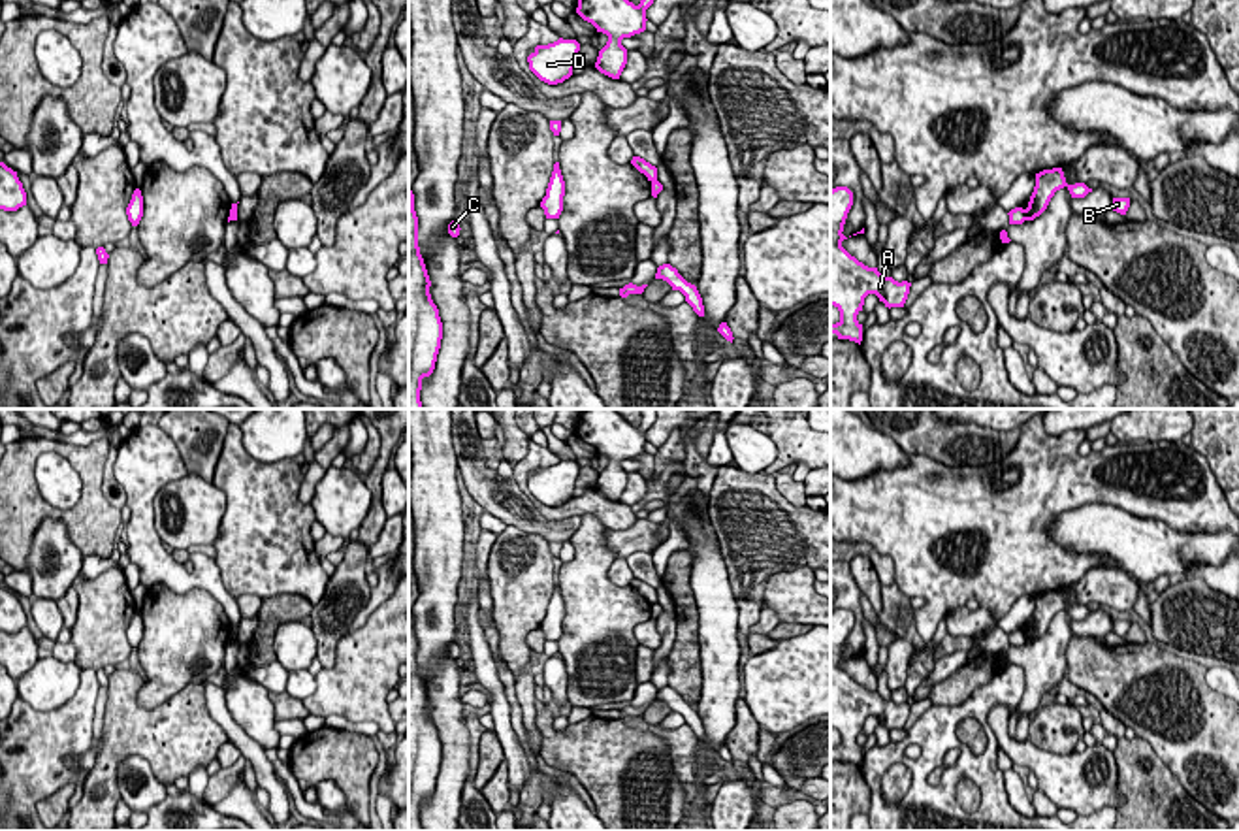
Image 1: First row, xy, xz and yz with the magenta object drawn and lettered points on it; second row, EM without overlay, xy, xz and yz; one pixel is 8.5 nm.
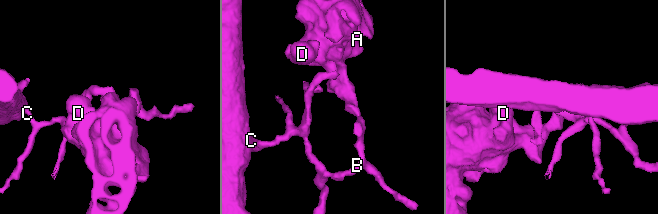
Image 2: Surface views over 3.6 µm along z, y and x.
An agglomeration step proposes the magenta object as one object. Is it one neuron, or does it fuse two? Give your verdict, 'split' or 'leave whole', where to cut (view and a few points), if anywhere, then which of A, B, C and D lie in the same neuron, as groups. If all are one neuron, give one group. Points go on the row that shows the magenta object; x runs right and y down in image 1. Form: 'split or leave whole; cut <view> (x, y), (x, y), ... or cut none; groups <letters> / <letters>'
split; cut yz (1023, 210), (1027, 219); groups A D / B C

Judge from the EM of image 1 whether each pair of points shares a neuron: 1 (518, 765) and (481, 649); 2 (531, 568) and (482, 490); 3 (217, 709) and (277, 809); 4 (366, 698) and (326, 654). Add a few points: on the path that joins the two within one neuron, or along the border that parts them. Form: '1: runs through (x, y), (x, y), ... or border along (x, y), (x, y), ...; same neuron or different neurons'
1: runs through (507, 737), (498, 696), (488, 677); same neuron
2: border along (507, 524), (535, 532), (548, 543); different neurons
3: runs through (236, 733), (257, 756), (272, 784); same neuron
4: border along (347, 632), (337, 643), (336, 662), (322, 669); different neurons

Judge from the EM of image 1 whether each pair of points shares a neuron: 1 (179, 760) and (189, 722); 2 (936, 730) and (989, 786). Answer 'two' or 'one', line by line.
1: one
2: one

